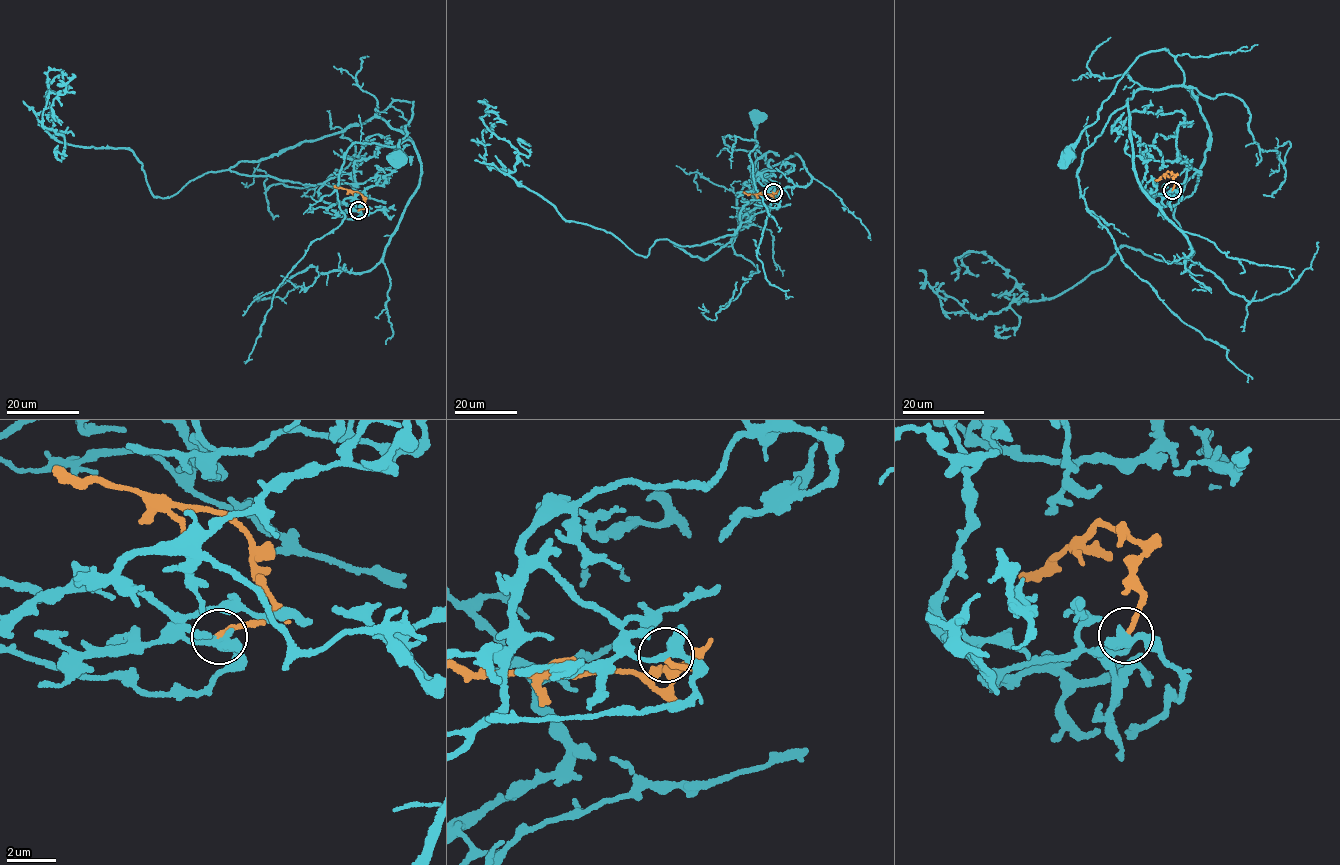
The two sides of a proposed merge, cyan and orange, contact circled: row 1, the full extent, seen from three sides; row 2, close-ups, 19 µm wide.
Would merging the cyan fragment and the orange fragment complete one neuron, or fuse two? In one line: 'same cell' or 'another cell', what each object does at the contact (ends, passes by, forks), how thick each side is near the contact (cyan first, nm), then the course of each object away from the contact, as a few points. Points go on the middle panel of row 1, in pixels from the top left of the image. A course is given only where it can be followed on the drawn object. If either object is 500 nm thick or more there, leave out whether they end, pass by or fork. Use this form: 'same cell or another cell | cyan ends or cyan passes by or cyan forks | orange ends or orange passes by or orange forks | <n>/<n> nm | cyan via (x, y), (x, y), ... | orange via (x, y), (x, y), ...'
same cell | cyan forks | orange ends | 300/200 nm | cyan via (773, 191), (755, 182), (731, 235), (699, 245), (671, 242), (707, 259), (744, 227), (755, 206), (758, 117) | orange via (773, 191), (776, 193), (772, 196), (743, 192)

